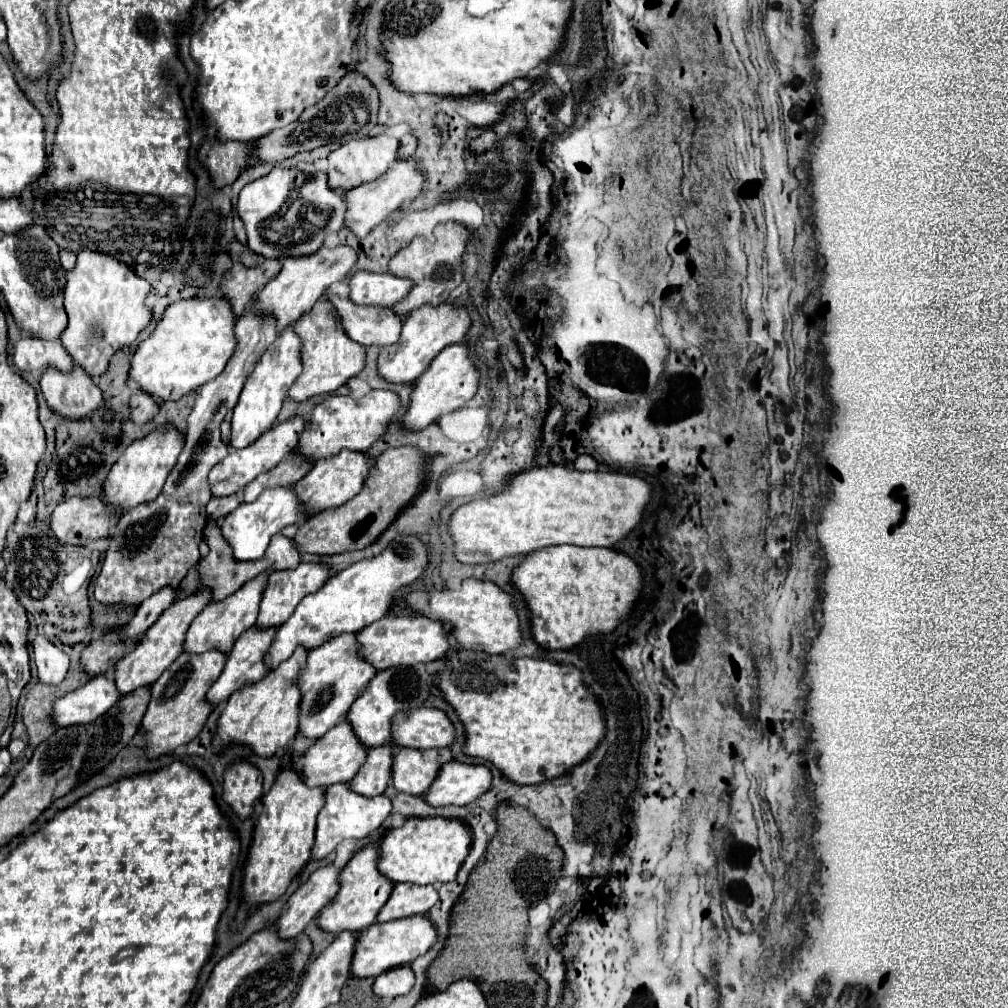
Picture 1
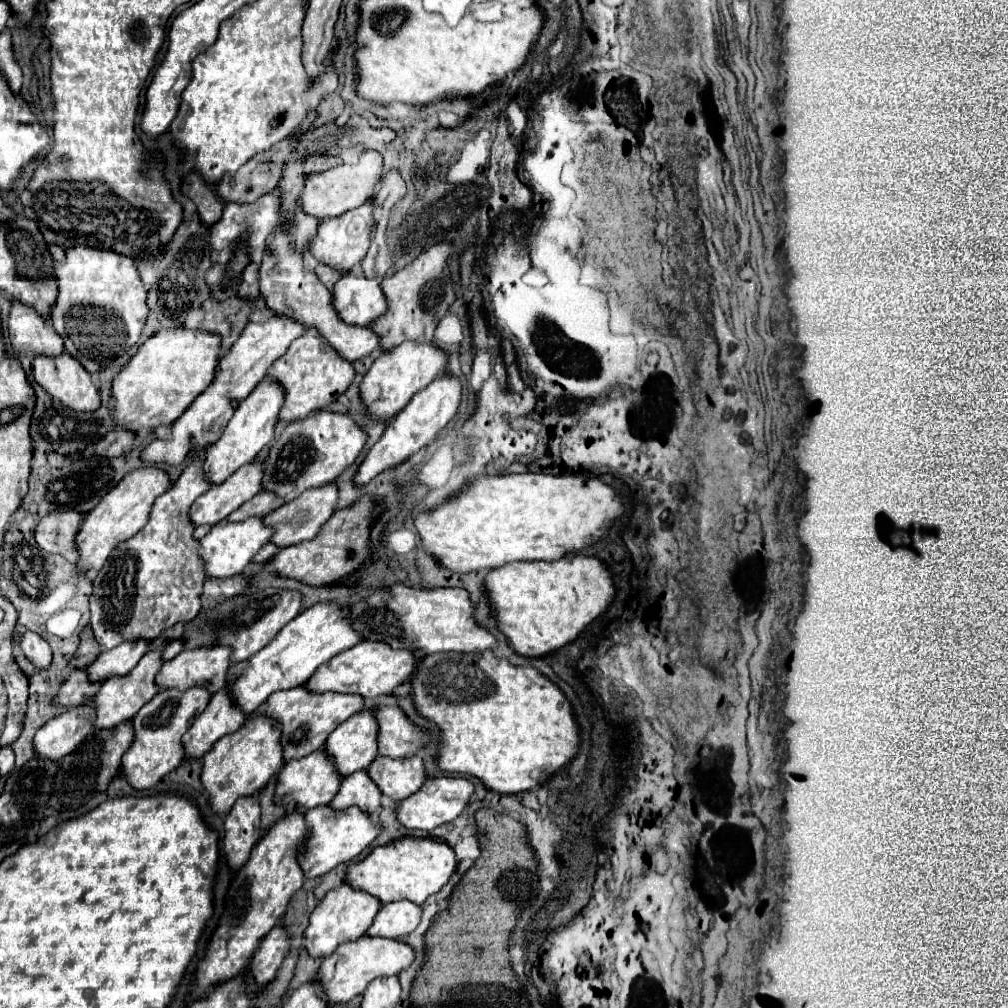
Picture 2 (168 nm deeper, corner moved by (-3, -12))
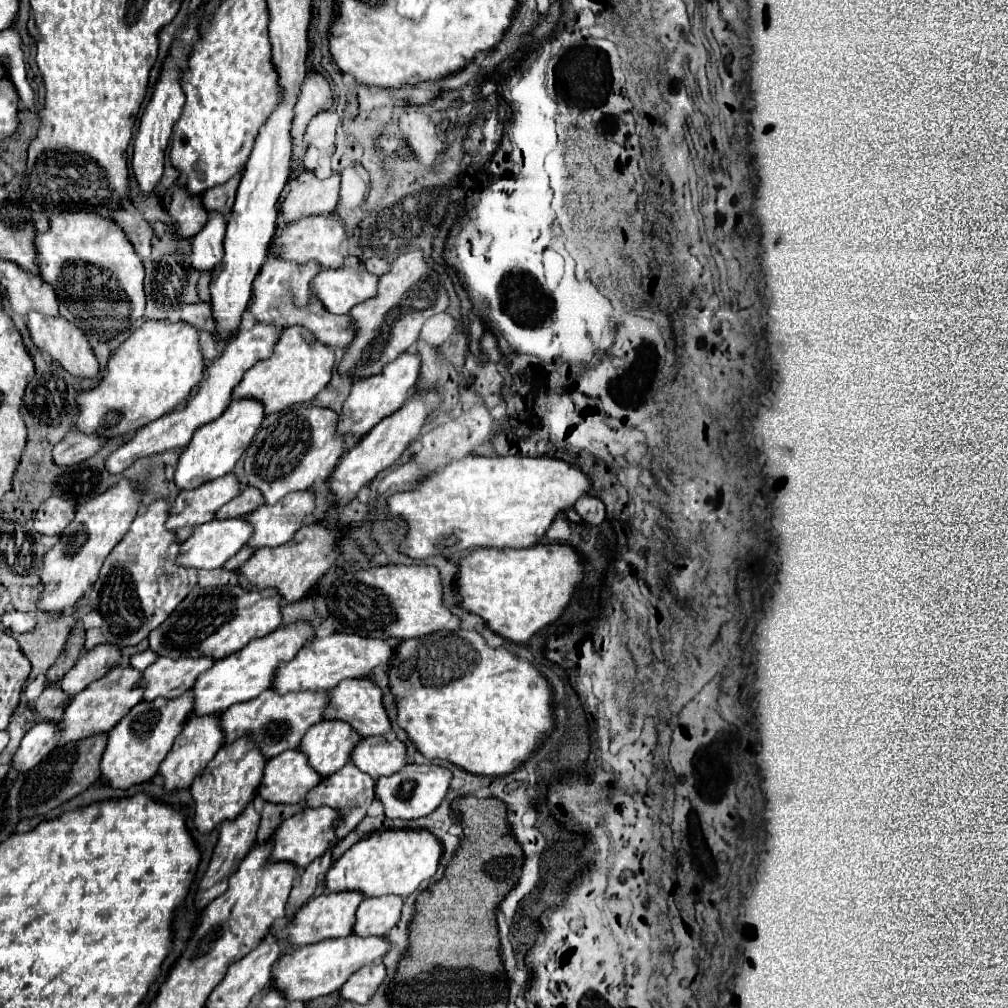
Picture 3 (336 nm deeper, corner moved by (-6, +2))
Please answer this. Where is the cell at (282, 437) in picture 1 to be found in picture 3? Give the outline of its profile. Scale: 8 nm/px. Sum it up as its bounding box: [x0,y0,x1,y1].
[166,474,240,532]

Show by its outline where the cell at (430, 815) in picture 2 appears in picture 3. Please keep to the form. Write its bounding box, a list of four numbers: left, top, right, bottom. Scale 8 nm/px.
[374,764,452,820]

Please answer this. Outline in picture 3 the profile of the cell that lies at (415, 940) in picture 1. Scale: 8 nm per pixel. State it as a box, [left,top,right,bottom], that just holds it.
[270,934,390,1002]

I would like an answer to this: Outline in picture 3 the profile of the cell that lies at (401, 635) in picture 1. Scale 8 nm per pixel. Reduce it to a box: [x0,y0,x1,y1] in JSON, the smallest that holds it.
[272,634,394,694]

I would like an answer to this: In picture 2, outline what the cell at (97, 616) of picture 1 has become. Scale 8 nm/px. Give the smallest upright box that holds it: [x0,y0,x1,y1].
[75,628,101,668]

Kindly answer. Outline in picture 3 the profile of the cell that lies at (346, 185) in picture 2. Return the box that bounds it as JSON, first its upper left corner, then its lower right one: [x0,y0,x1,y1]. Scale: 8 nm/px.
[280,172,340,224]

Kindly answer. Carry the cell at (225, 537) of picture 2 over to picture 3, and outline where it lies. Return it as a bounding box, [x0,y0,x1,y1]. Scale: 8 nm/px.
[176,518,252,570]

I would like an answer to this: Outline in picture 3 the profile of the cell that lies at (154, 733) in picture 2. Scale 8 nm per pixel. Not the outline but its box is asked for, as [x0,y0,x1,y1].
[100,690,192,790]

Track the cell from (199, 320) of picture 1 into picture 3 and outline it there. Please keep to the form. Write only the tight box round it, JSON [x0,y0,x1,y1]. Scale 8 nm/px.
[74,320,204,440]

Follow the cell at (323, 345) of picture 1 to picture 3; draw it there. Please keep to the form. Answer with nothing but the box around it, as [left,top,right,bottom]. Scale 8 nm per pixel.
[234,328,334,414]

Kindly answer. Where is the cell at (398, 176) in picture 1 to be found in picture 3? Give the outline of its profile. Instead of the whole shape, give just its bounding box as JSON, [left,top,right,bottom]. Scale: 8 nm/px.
[274,214,344,268]

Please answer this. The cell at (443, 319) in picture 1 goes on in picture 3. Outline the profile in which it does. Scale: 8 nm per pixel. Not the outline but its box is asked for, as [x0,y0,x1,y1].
[336,352,420,438]

